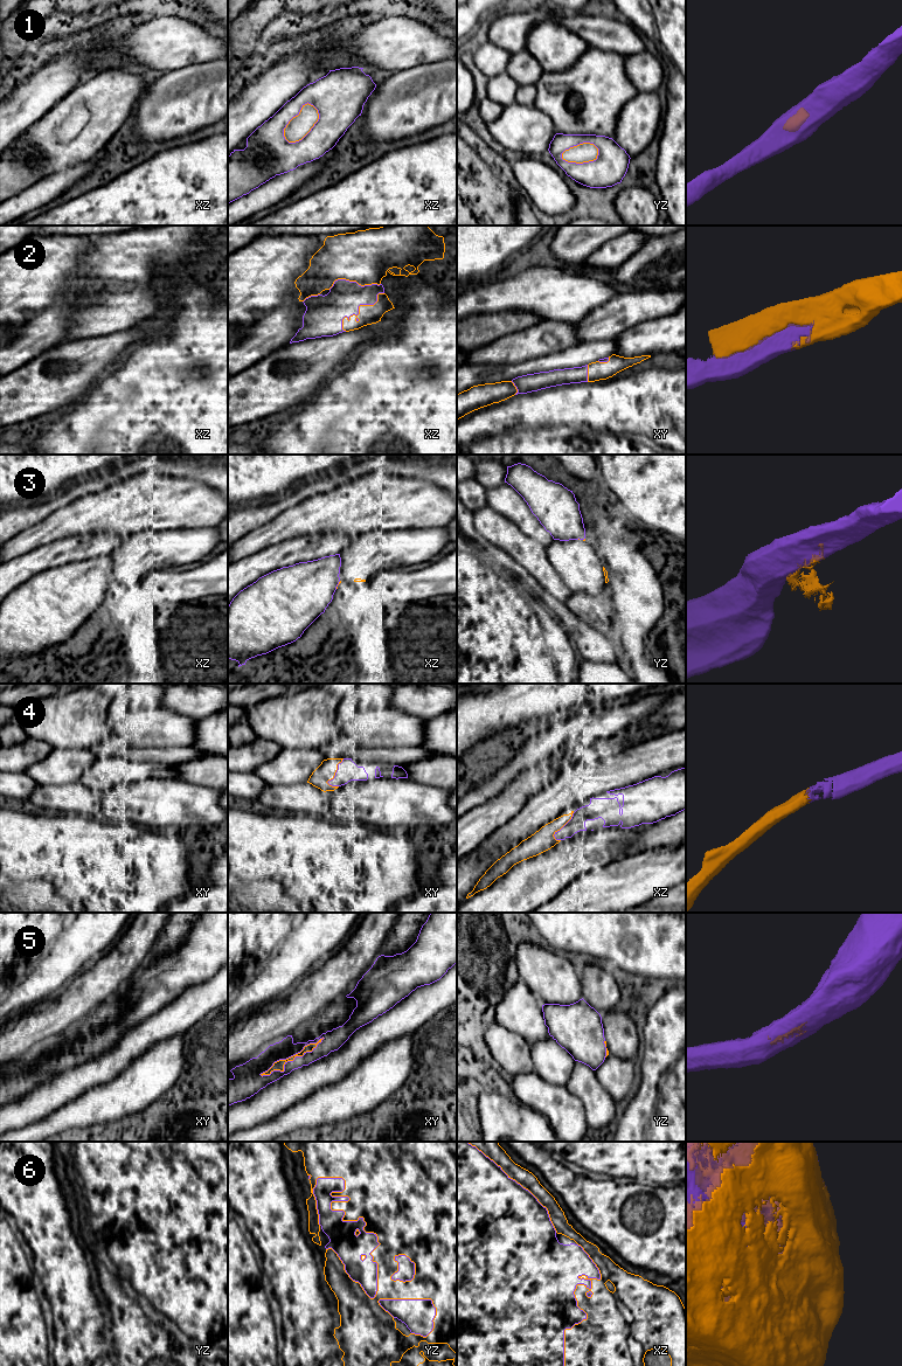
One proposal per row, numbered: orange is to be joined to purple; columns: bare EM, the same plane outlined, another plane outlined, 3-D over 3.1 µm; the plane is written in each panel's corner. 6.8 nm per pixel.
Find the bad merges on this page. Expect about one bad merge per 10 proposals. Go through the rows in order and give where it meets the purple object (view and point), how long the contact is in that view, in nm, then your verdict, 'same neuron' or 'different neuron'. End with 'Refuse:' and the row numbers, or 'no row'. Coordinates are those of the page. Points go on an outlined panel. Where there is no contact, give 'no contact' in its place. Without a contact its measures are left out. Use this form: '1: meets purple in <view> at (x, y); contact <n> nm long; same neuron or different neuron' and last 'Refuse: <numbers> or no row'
1: meets purple in xz at (312, 127); contact 320 nm long; same neuron
2: meets purple in xz at (358, 307); contact 380 nm long; same neuron
3: meets purple in xz at (338, 583); contact 70 nm long; same neuron
4: meets purple in xy at (335, 774); contact 220 nm long; same neuron
5: meets purple in xy at (291, 1055); contact 500 nm long; same neuron
6: meets purple in yz at (342, 1217); contact 900 nm long; same neuron
Refuse: no row

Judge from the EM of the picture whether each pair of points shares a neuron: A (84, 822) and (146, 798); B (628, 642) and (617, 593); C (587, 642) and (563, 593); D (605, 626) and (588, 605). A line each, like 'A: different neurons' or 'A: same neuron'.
A: different neurons
B: same neuron
C: same neuron
D: same neuron

